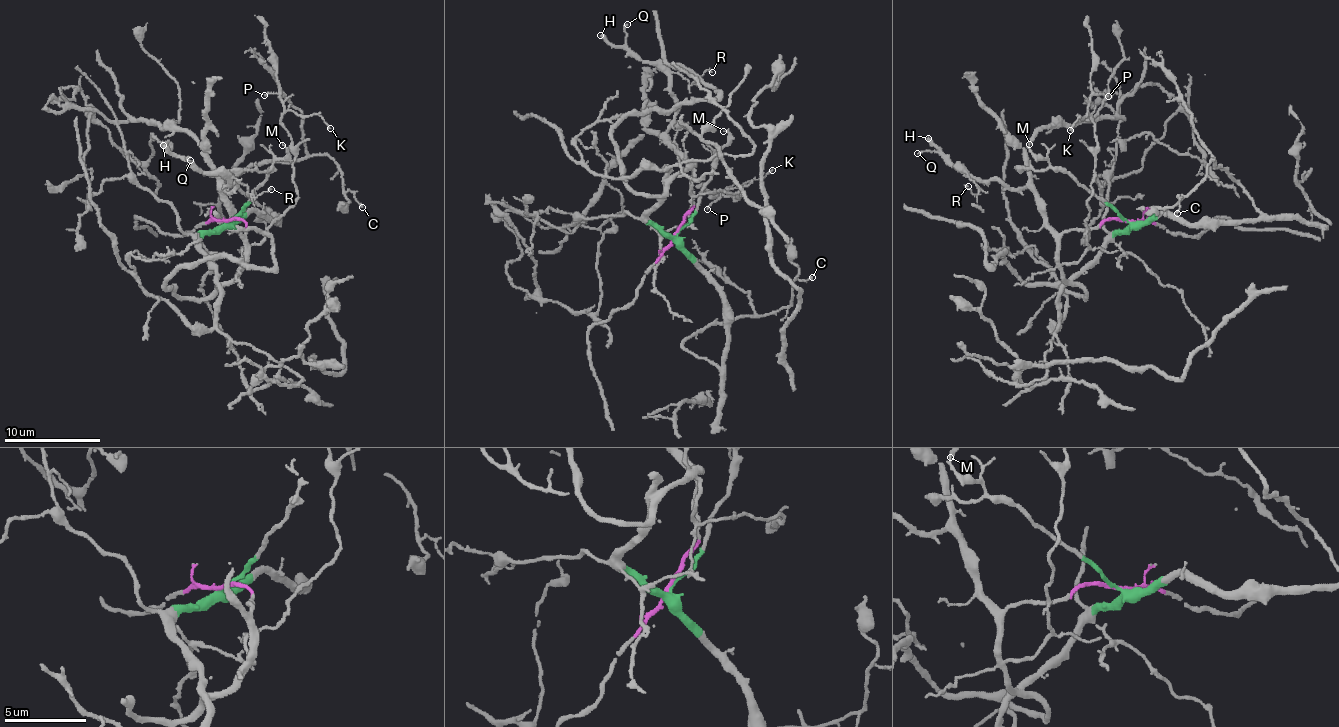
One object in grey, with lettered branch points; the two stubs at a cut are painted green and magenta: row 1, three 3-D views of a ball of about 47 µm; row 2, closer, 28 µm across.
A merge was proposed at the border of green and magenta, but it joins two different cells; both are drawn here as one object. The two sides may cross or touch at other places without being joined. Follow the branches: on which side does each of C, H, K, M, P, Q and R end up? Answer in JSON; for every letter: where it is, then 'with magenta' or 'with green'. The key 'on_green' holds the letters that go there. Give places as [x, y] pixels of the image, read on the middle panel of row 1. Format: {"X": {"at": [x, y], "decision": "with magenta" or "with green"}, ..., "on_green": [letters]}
{"C": {"at": [812, 277], "decision": "with green"}, "H": {"at": [600, 35], "decision": "with magenta"}, "K": {"at": [772, 170], "decision": "with magenta"}, "M": {"at": [723, 131], "decision": "with green"}, "P": {"at": [707, 209], "decision": "with magenta"}, "Q": {"at": [627, 24], "decision": "with magenta"}, "R": {"at": [712, 72], "decision": "with magenta"}, "on_green": ["C", "M"]}

